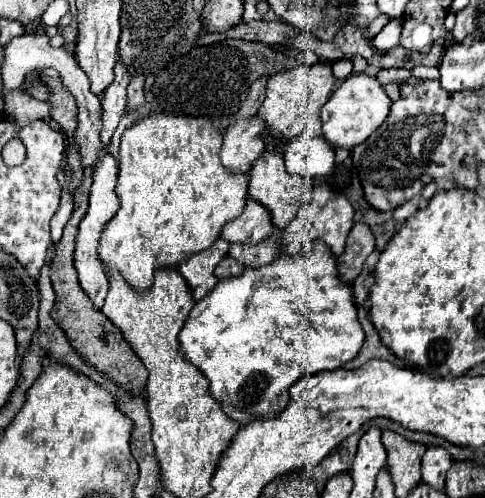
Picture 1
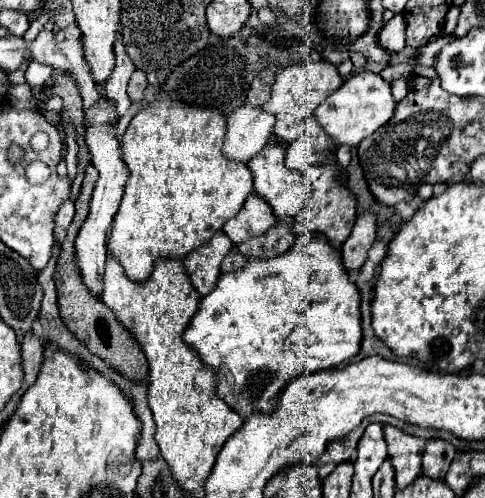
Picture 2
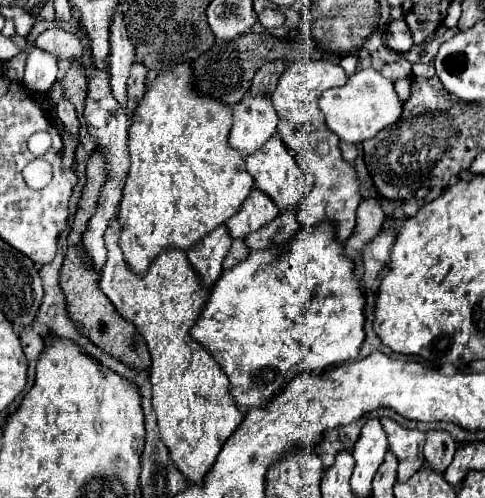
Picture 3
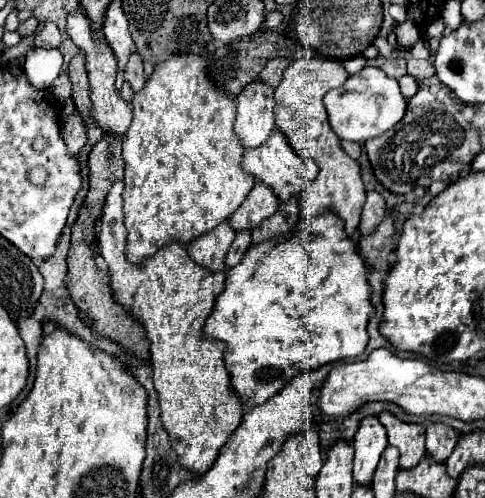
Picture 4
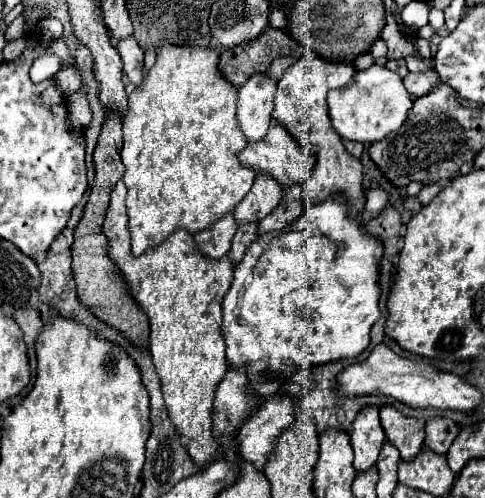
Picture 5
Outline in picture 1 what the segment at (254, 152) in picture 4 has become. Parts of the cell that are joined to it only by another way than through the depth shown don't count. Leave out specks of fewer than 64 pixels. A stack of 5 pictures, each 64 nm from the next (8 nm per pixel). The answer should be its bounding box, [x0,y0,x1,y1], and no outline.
[248,152,312,230]

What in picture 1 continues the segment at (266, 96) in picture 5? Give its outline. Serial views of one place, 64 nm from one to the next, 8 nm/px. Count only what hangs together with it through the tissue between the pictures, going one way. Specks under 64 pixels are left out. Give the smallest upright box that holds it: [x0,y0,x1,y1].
[220,116,266,174]

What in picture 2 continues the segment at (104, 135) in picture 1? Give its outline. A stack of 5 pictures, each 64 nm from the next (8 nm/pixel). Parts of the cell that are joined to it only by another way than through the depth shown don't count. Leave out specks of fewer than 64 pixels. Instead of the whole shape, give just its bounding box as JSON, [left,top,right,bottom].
[102,34,134,118]

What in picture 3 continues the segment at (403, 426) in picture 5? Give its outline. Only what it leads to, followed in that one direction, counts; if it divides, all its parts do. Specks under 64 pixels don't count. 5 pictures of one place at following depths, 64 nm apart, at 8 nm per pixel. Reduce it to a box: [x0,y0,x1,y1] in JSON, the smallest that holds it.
[380,418,426,482]

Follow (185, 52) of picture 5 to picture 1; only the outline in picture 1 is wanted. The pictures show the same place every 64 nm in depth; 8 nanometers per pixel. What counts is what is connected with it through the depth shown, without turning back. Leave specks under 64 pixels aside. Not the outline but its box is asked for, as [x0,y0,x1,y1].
[98,114,248,292]

